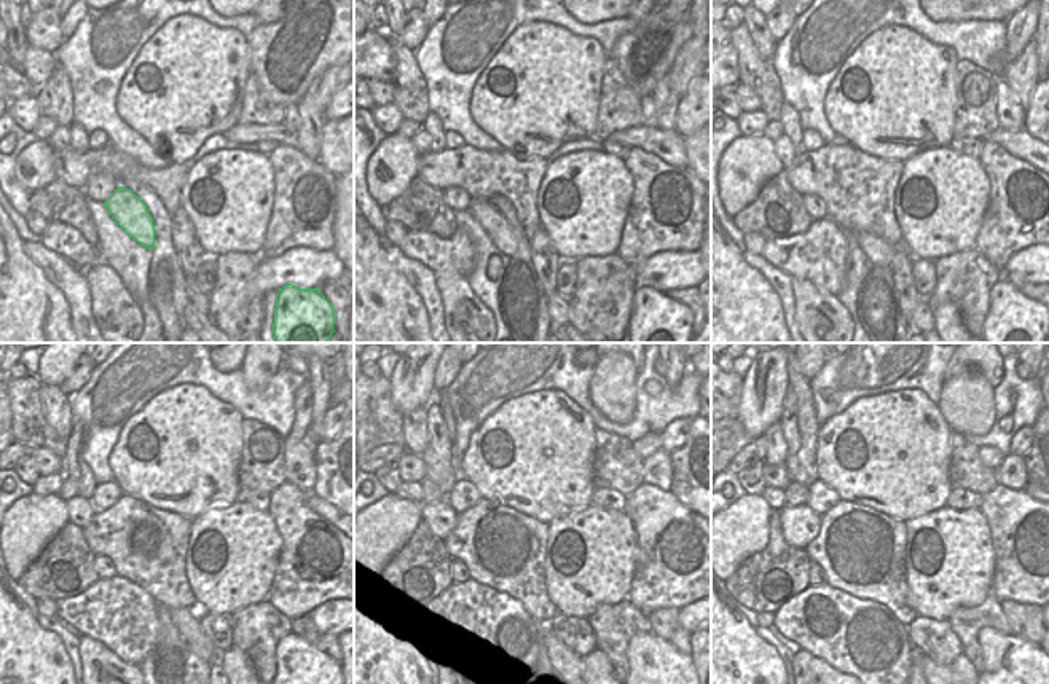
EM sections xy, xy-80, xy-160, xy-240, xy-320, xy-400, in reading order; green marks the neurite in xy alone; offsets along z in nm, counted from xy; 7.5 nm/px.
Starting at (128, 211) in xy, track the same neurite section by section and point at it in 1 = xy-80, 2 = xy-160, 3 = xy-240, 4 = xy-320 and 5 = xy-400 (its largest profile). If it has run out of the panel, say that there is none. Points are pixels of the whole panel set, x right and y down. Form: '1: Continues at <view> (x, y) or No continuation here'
1: Continues at xy-80 (483, 212)
2: Continues at xy-160 (879, 251)
3: Continues at xy-240 (187, 622)
4: Continues at xy-320 (569, 665)
5: Continues at xy-400 (930, 667)

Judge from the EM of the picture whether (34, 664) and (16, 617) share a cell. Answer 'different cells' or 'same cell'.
same cell

